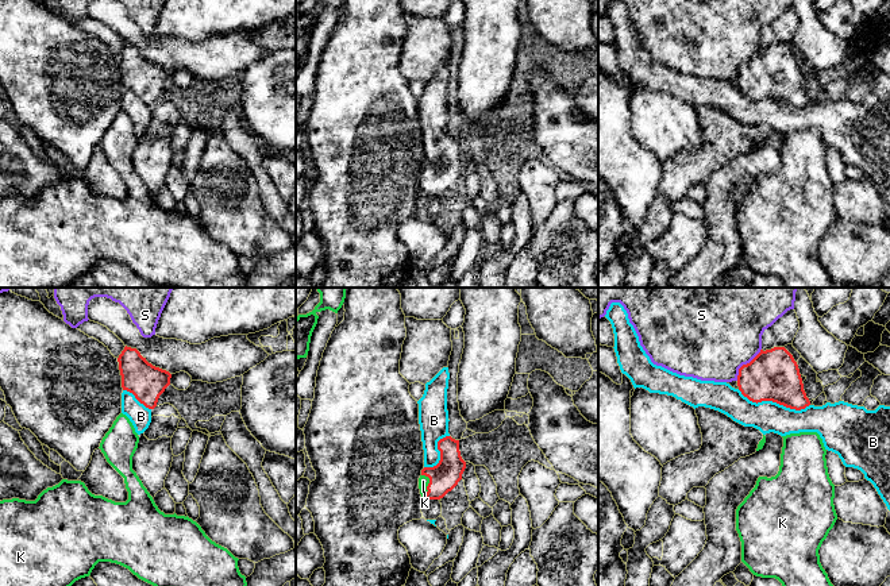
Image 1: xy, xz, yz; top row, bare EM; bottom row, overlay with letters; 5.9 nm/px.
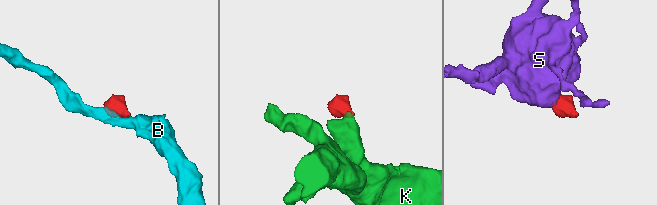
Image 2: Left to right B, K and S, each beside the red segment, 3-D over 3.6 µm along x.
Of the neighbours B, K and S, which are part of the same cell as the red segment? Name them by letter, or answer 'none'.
K

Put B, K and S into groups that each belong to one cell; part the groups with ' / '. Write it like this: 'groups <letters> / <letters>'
groups B / K / S

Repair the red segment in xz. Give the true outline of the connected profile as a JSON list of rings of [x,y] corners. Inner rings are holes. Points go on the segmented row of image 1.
[[[446,436],[438,442],[440,460],[434,467],[424,467],[419,478],[424,500],[440,500],[462,479],[466,462],[461,456],[459,440]]]

